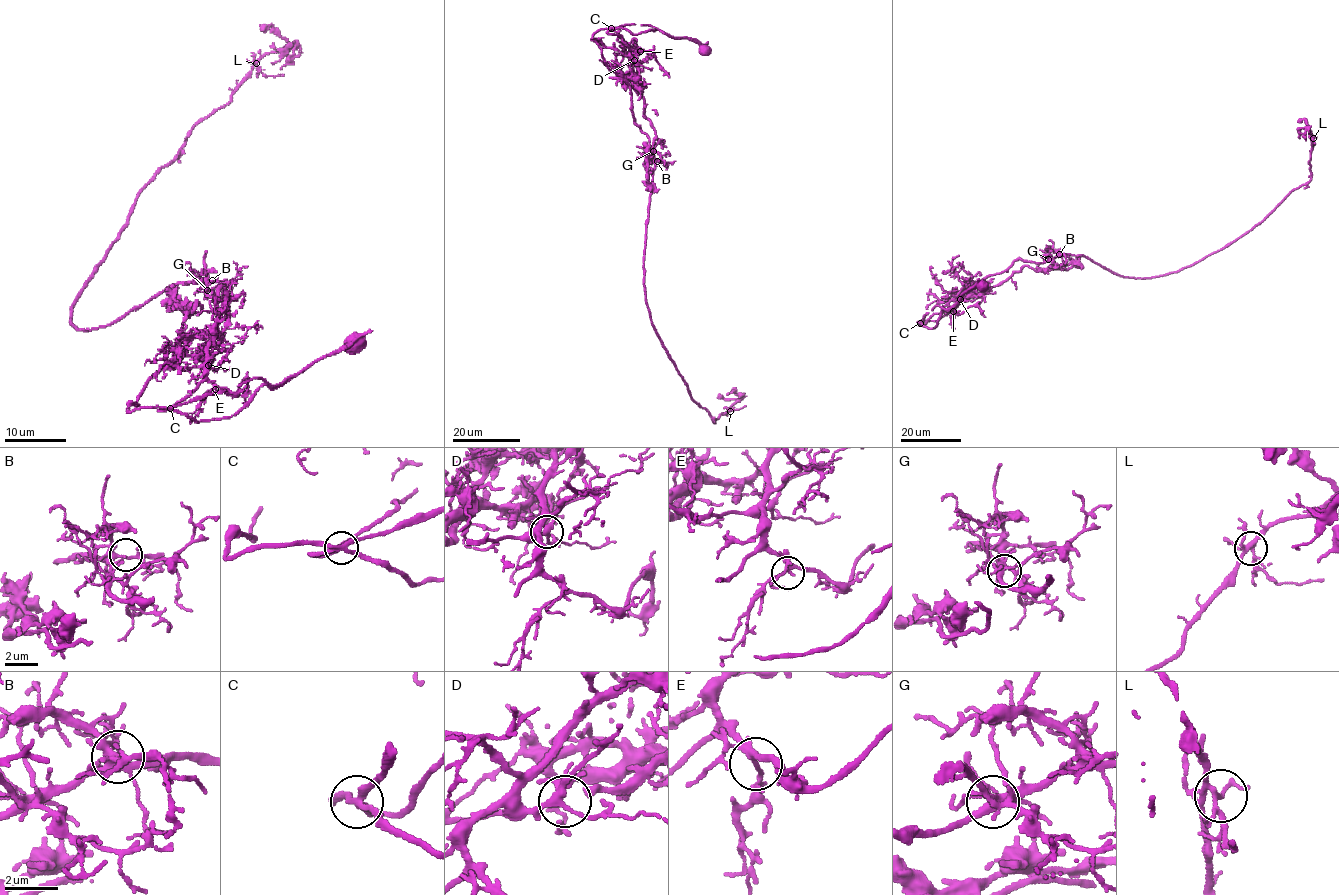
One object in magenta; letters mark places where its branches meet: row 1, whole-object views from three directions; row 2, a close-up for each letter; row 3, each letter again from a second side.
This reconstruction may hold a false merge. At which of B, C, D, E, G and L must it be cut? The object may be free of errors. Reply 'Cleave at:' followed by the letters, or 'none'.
Cleave at: C

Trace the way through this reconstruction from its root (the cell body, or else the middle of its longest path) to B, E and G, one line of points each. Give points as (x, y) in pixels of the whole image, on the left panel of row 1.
B: (152, 298), (176, 283), (212, 280)
E: (152, 298), (176, 283), (207, 282), (213, 298), (225, 296), (222, 287), (221, 318), (206, 349), (215, 389)
G: (152, 298), (176, 283), (191, 281), (207, 282), (207, 290)

